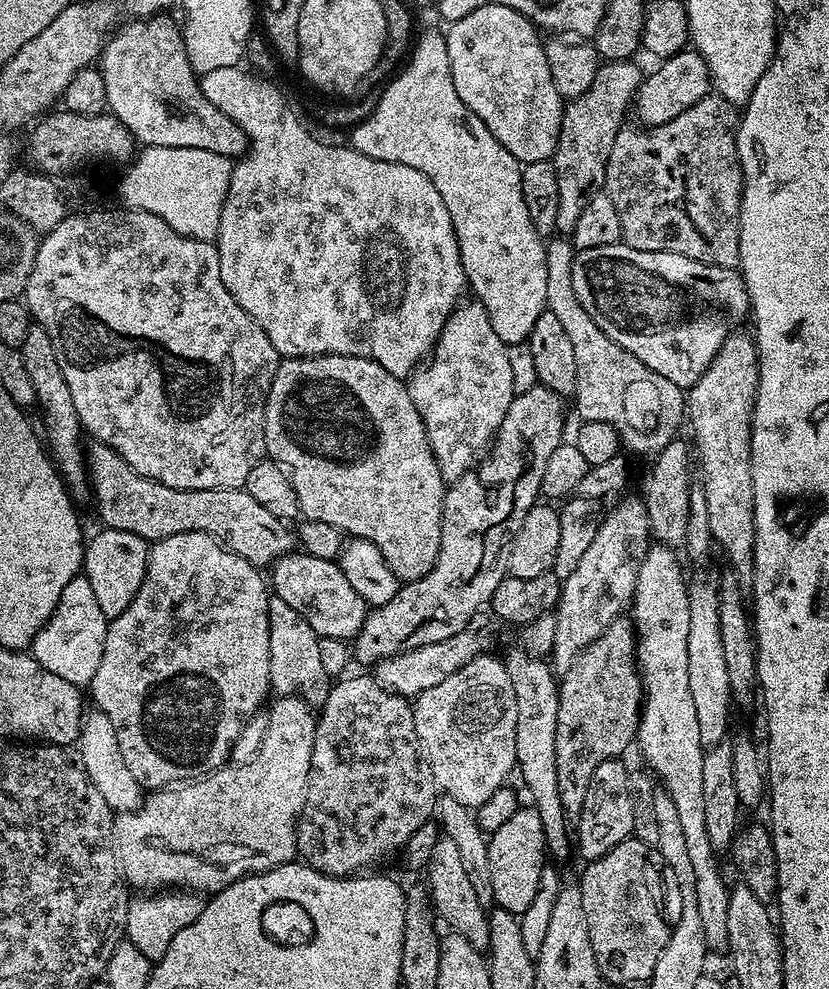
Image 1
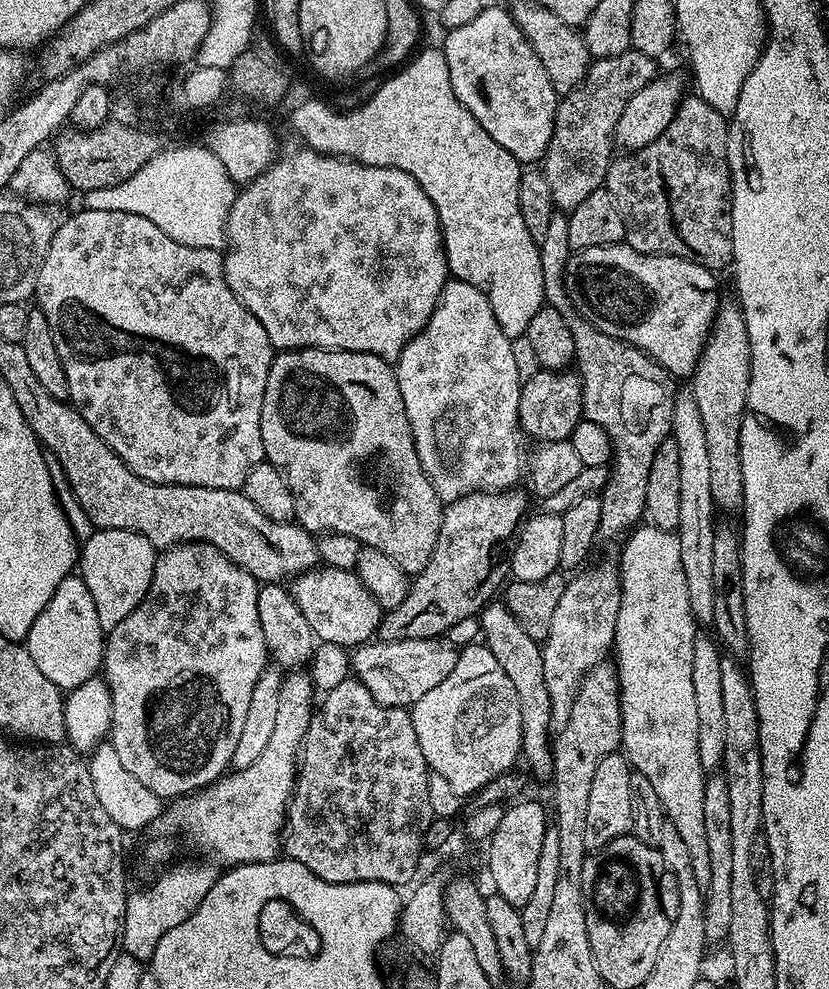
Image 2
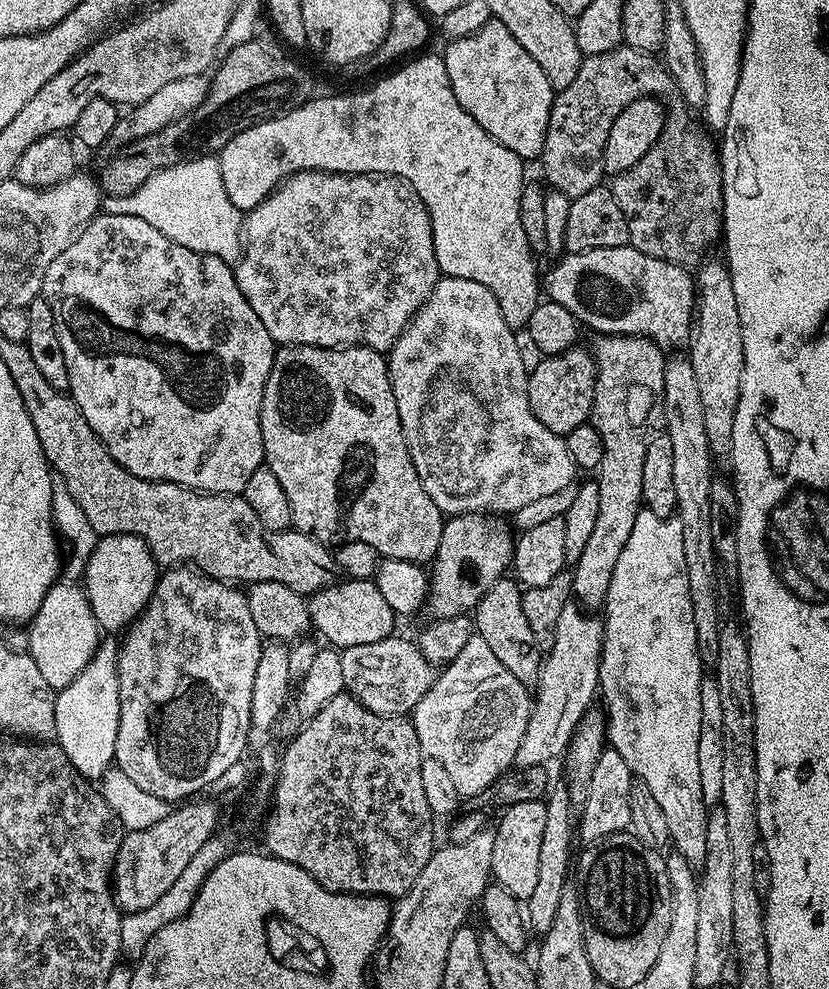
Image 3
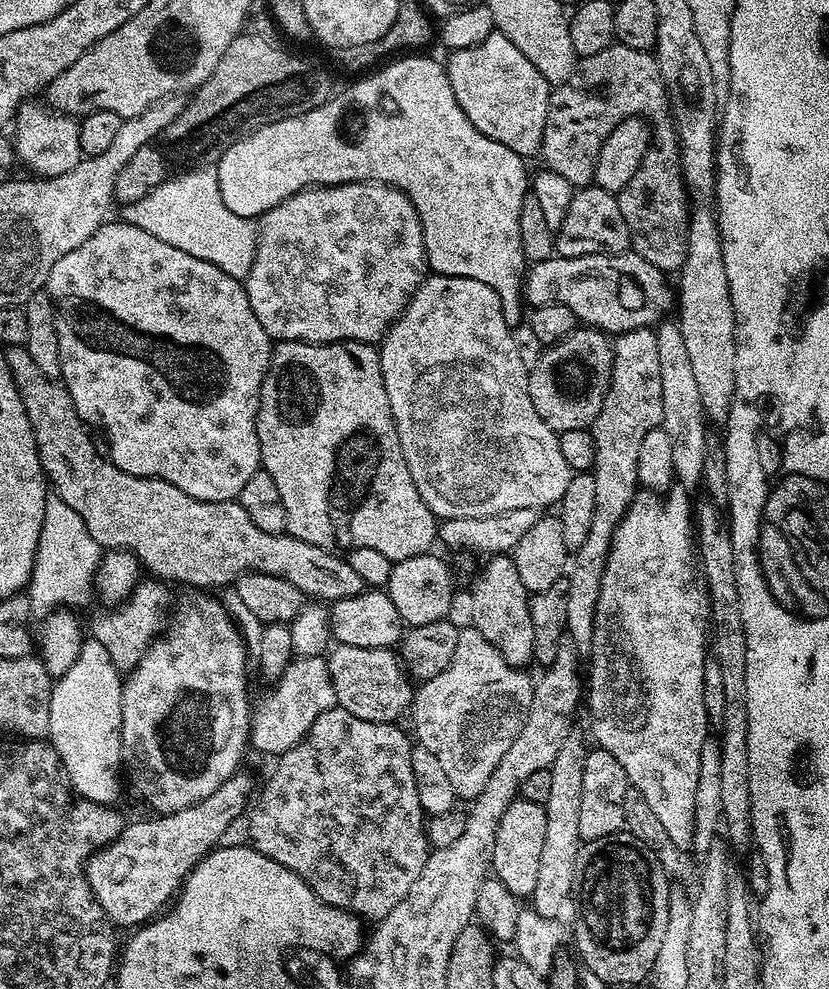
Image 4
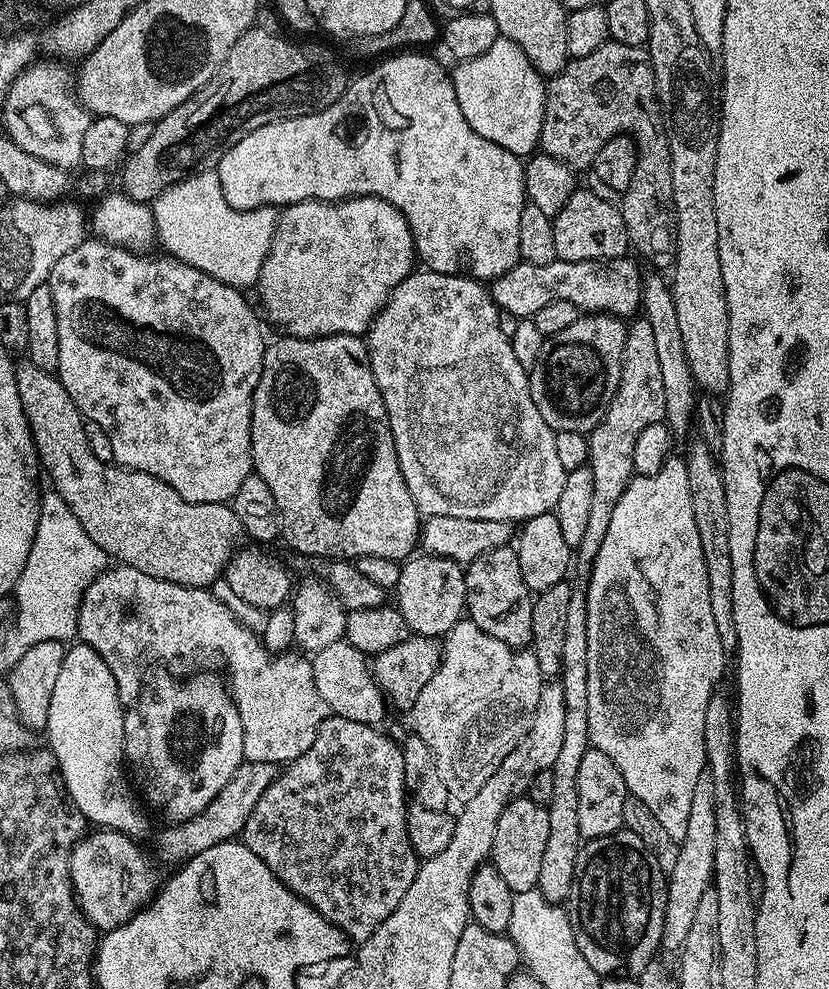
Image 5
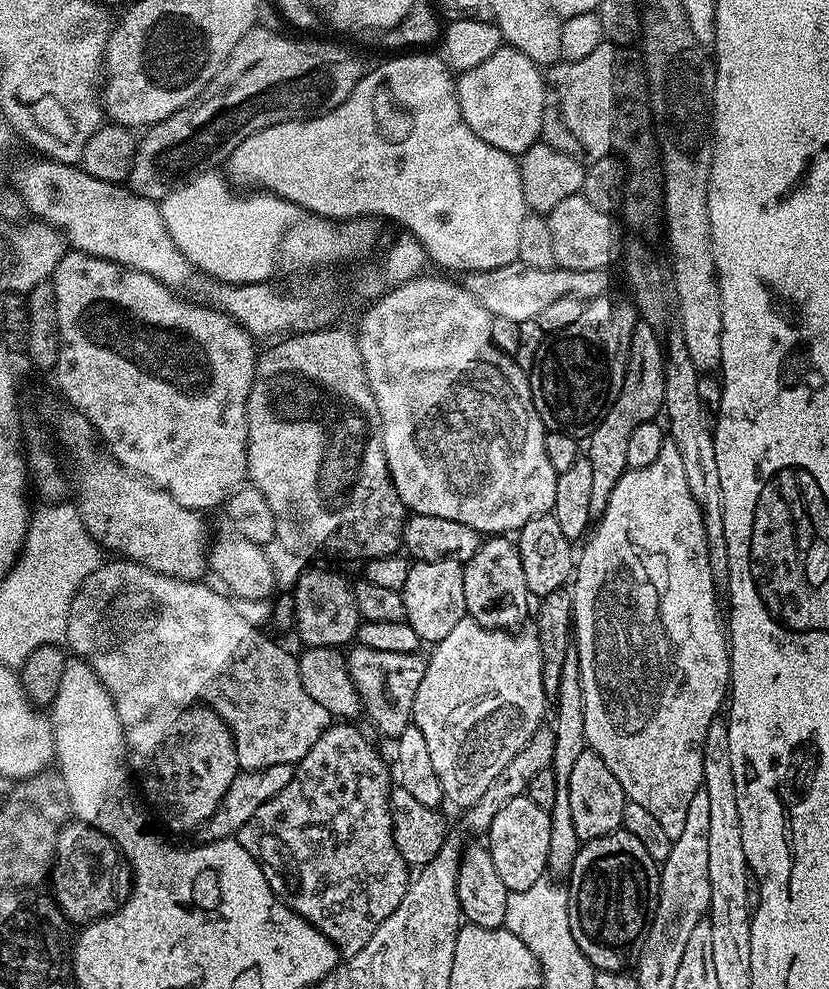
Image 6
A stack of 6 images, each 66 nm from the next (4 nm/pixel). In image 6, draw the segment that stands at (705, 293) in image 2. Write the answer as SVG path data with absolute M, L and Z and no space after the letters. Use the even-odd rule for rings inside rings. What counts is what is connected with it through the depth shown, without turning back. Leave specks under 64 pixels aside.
M522 263L498 266L494 270L482 270L481 272L469 272L463 277L464 289L497 321L509 320L512 326L519 326L527 320L535 320L538 314L549 302L555 302L557 298L577 296L579 300L589 301L605 295L612 284L613 273L607 268L598 270L566 270L554 267L550 270L534 270L534 266L526 266Z

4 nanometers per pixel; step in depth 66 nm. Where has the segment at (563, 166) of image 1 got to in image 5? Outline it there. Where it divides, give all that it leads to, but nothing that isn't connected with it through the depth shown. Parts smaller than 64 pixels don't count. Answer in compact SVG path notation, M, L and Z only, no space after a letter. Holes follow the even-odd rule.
M609 39L607 44L598 46L594 54L586 54L586 58L577 60L569 59L568 65L547 81L538 148L543 155L558 158L558 162L562 162L567 168L587 170L591 168L594 158L598 158L598 150L602 150L602 146L606 146L610 138L621 134L640 138L649 130L655 129L657 124L656 83L647 51L644 48L622 46L622 42Z

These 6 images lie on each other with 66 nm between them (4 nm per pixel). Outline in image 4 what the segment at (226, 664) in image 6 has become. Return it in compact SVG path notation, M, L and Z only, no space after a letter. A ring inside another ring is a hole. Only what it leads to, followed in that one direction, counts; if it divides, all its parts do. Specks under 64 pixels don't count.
M148 578L137 584L124 603L109 607L108 612L100 612L92 620L91 639L102 642L114 666L122 674L131 672L138 659L138 654L145 652L152 645L153 640L160 635L170 616L170 600L168 592L159 579ZM302 656L293 659L285 672L275 680L272 688L260 701L255 701L250 712L250 744L254 749L278 758L286 750L304 740L314 726L318 714L337 707L334 686L330 678L328 662L324 656Z

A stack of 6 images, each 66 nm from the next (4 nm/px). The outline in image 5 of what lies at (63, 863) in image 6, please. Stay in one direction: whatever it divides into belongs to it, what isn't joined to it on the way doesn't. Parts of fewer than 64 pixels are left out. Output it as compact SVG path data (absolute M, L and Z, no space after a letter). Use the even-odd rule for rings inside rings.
M92 830L81 836L70 854L70 878L76 903L101 932L122 926L152 901L158 891L156 868L133 837L115 830Z

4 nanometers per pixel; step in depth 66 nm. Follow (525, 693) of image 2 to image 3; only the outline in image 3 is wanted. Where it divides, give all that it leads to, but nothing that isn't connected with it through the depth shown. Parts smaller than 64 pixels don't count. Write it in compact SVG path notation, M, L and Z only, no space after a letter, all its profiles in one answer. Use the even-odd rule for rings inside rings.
M501 578L486 590L486 594L474 609L475 635L490 646L490 650L518 678L518 682L532 686L535 685L540 665L542 663L542 650L534 638L534 630L530 630L530 622L526 622L526 614L522 611L522 598L524 593L521 585L512 578Z

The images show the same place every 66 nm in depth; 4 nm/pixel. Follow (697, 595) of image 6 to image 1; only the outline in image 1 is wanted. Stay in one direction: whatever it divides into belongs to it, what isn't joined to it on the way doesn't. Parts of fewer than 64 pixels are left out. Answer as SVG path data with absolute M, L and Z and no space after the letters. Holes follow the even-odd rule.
M653 543L649 547L648 553L644 555L644 559L640 562L640 569L638 570L638 578L636 579L636 595L632 598L630 605L630 619L635 625L636 636L636 666L640 671L641 682L644 686L644 702L640 709L640 728L636 732L635 743L640 744L640 752L644 755L644 760L653 768L651 771L658 777L660 775L659 783L662 785L663 791L670 794L670 798L674 798L674 807L678 809L678 819L682 825L682 831L686 837L686 847L690 853L690 862L694 865L694 891L698 894L698 915L702 918L702 930L706 934L706 942L709 949L713 953L724 952L728 947L728 930L726 928L726 910L728 906L728 894L730 891L729 881L724 881L724 876L720 873L720 864L718 861L718 854L714 850L714 846L710 844L710 837L706 834L706 806L702 799L702 762L704 761L704 753L706 751L702 738L698 734L698 718L694 711L694 701L690 695L690 673L688 656L686 654L686 642L690 638L690 602L688 601L688 584L684 580L684 572L680 569L680 564L676 561L677 553L669 548L666 544Z

